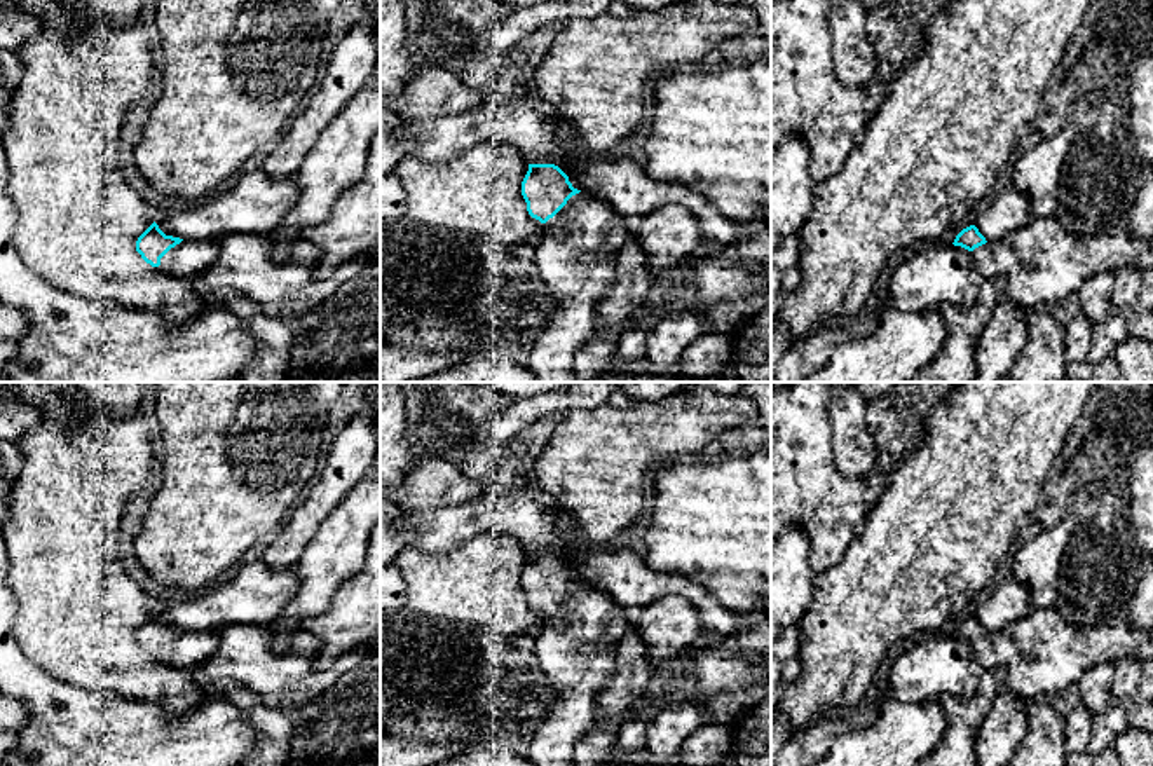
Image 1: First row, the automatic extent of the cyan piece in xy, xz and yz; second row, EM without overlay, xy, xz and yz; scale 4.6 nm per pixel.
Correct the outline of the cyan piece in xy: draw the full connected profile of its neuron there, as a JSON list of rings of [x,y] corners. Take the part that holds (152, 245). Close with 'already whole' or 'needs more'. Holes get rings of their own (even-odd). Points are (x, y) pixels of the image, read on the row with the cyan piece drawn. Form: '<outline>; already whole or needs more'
[[[154,222],[136,241],[136,251],[152,267],[192,279],[208,270],[218,256],[218,241],[183,241],[166,236]]]; needs more

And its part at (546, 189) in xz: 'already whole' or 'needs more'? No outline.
needs more

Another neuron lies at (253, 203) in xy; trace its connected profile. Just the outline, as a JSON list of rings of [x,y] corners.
[[[262,168],[237,174],[220,194],[155,220],[166,236],[218,241],[229,234],[272,236],[300,195],[297,176],[270,178]]]

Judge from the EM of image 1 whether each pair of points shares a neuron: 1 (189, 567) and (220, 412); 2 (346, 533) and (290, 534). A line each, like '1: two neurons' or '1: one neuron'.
1: one neuron
2: two neurons

